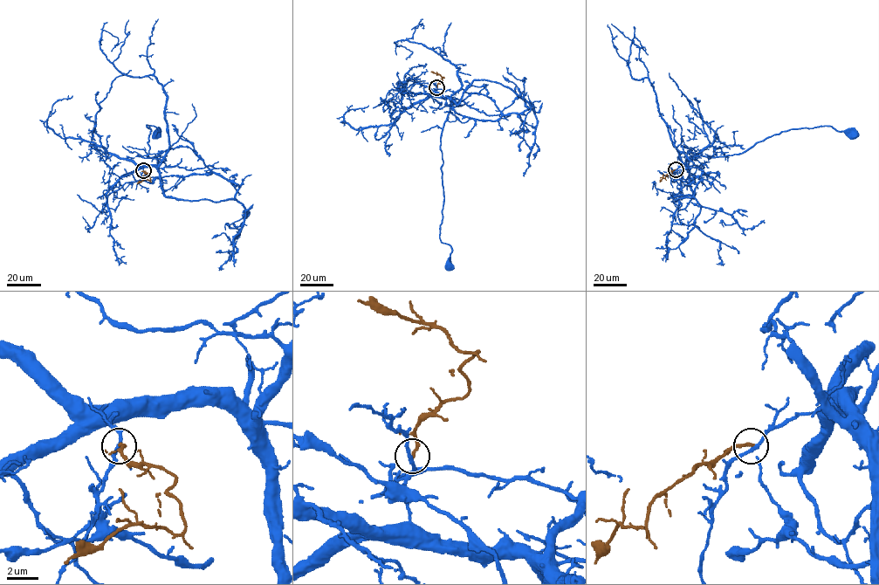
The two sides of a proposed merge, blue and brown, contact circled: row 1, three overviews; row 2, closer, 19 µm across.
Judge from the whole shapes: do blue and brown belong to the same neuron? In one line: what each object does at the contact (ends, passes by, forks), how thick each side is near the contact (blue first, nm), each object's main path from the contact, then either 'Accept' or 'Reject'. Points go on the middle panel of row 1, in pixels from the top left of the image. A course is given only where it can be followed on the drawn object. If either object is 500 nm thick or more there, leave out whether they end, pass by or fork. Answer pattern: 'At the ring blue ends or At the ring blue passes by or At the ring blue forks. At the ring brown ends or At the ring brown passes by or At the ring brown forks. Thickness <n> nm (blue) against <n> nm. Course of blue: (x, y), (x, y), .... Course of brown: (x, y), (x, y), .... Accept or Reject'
At the ring blue passes by. At the ring brown ends. Thickness 220 nm (blue) against 200 nm. Course of blue: (436, 87), (436, 94), (448, 97), (450, 101), (440, 149), (444, 199), (440, 239), (452, 250), (449, 266). Course of brown: (436, 87), (443, 77), (430, 72). Reject

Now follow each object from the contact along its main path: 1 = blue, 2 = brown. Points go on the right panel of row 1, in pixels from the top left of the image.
1: (676, 170), (687, 165), (695, 156), (743, 153), (757, 143), (791, 129), (831, 126), (852, 137), (854, 135)
2: (676, 169), (660, 182)

